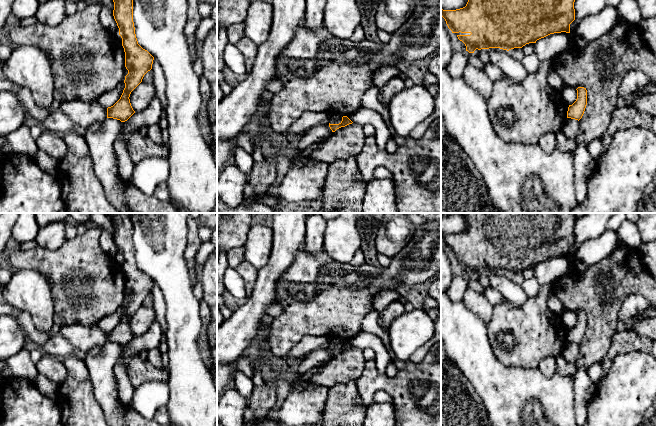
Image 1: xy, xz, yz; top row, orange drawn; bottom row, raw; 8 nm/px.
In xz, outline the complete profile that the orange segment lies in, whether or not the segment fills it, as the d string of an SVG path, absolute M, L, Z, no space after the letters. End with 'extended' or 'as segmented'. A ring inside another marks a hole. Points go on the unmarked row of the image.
M343 340L342 345L339 348L330 348L329 347L329 351L332 354L332 356L335 356L337 353L339 353L341 351L345 351L352 347L353 346L347 340Z; as segmented

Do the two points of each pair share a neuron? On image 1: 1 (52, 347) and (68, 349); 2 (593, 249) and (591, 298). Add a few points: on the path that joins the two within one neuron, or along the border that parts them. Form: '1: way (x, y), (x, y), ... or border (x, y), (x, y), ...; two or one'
1: way (56, 347), (64, 348); one
2: border (612, 251), (592, 264), (586, 264), (575, 257); two

